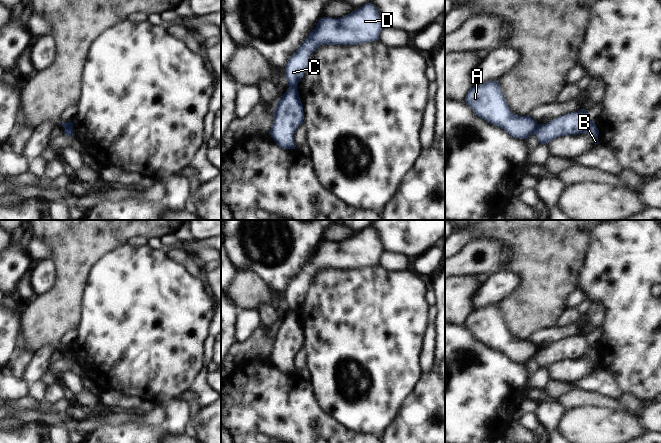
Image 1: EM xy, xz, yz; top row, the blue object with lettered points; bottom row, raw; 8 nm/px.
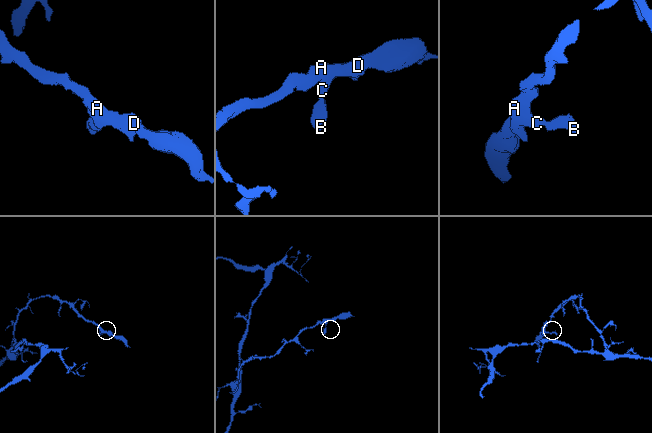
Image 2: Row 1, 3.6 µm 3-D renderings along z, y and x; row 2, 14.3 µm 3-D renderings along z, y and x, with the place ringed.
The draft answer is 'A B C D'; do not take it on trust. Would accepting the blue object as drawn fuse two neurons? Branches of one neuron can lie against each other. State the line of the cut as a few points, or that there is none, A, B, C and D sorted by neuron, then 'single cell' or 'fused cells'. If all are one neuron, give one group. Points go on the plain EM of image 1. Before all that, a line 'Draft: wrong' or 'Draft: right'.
Draft: wrong
cut in yz along (538, 349), (533, 357); A C D / B; fused cells

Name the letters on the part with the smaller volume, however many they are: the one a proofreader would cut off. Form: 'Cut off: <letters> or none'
Cut off: B

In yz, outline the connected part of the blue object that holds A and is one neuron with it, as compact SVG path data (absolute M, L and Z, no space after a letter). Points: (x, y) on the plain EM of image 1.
M488 305L471 312L466 320L466 327L475 339L504 353L514 362L526 363L538 351L530 340L518 340L510 335L498 305Z

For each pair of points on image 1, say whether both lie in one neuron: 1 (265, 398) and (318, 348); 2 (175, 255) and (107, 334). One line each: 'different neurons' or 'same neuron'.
1: different neurons
2: different neurons

